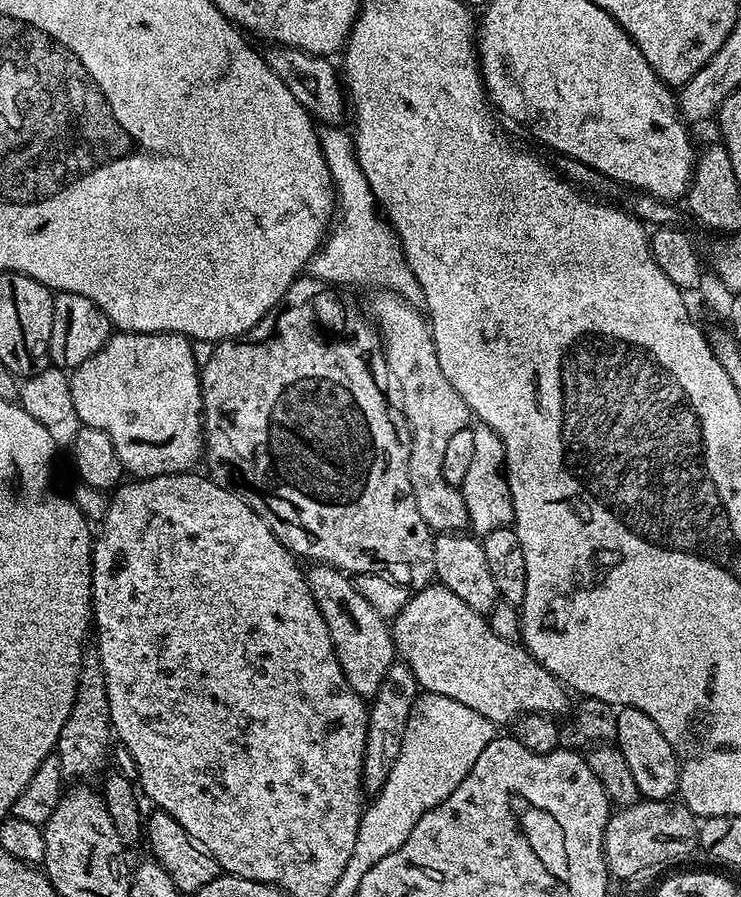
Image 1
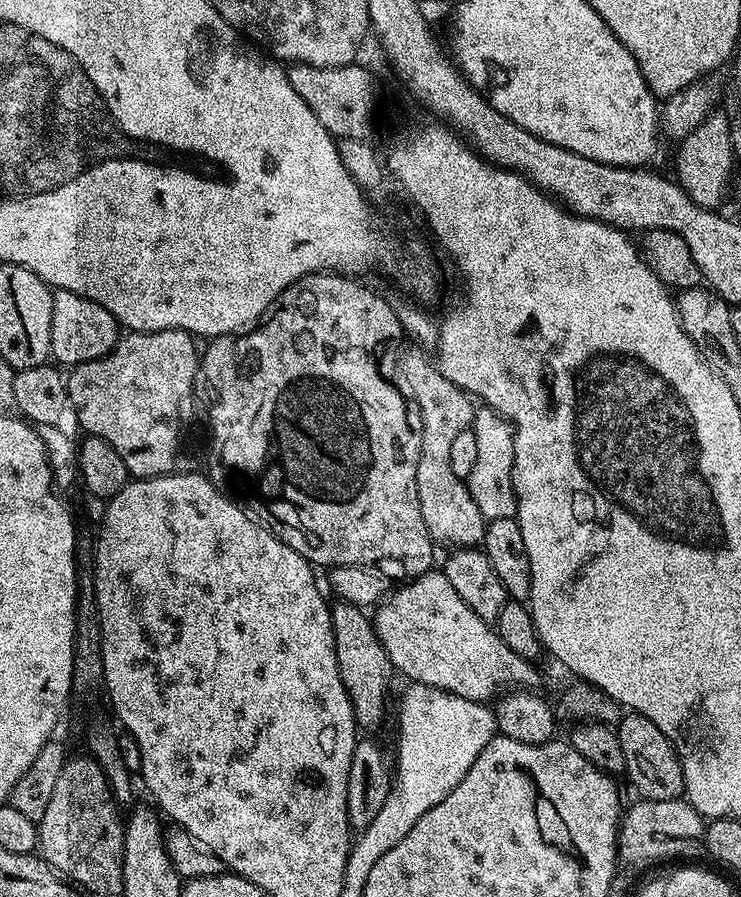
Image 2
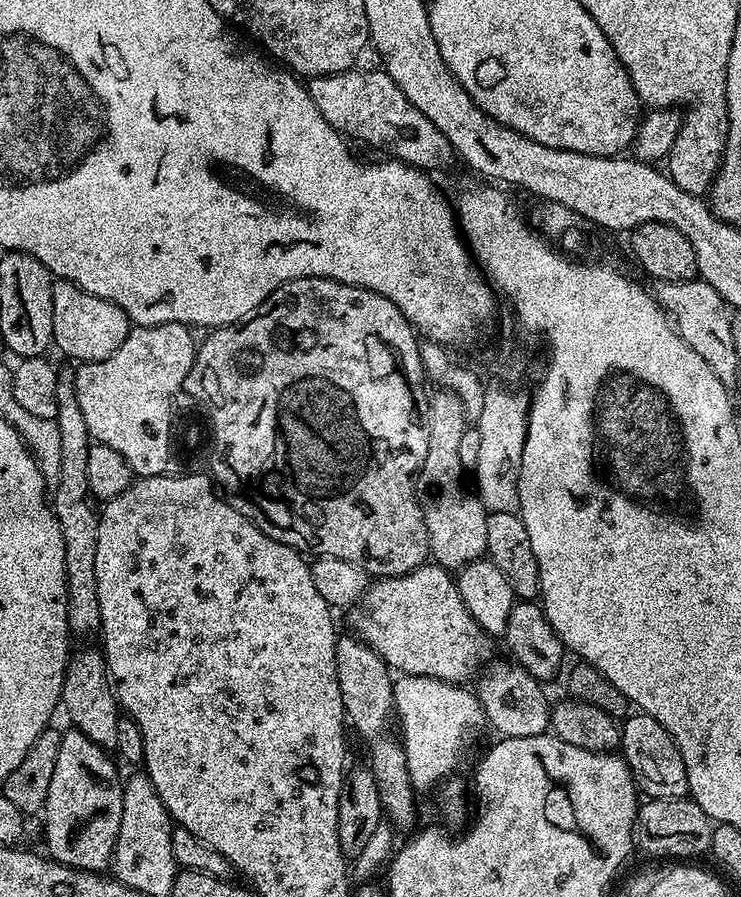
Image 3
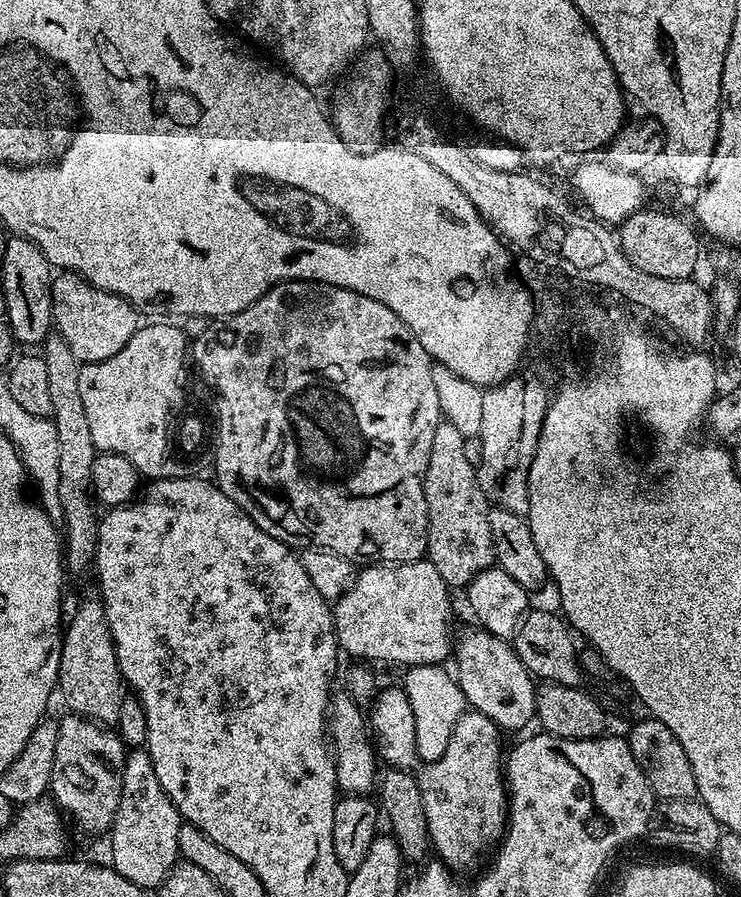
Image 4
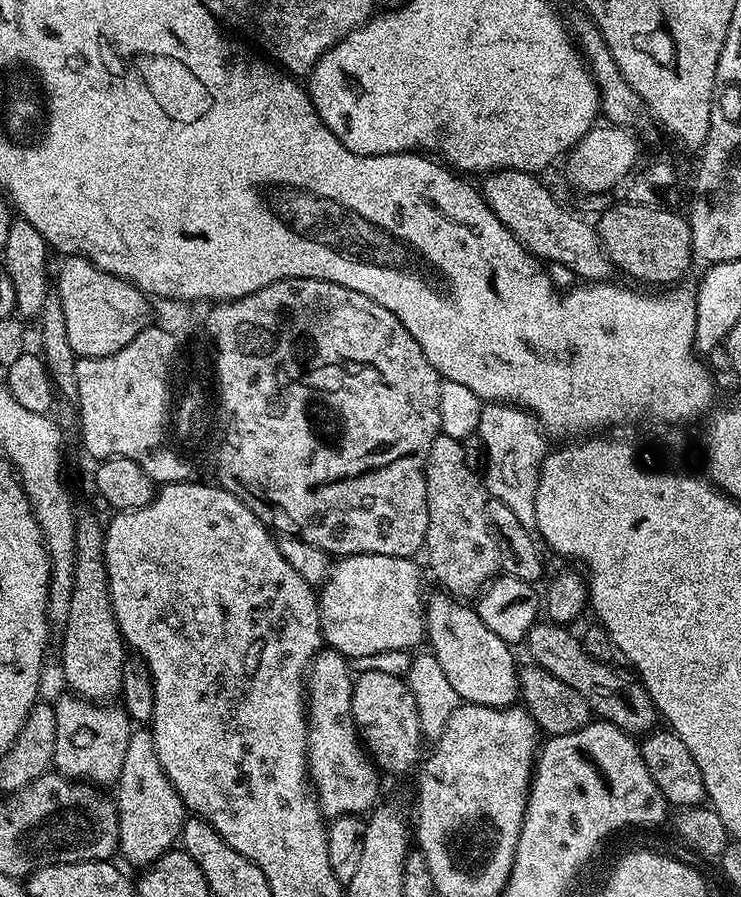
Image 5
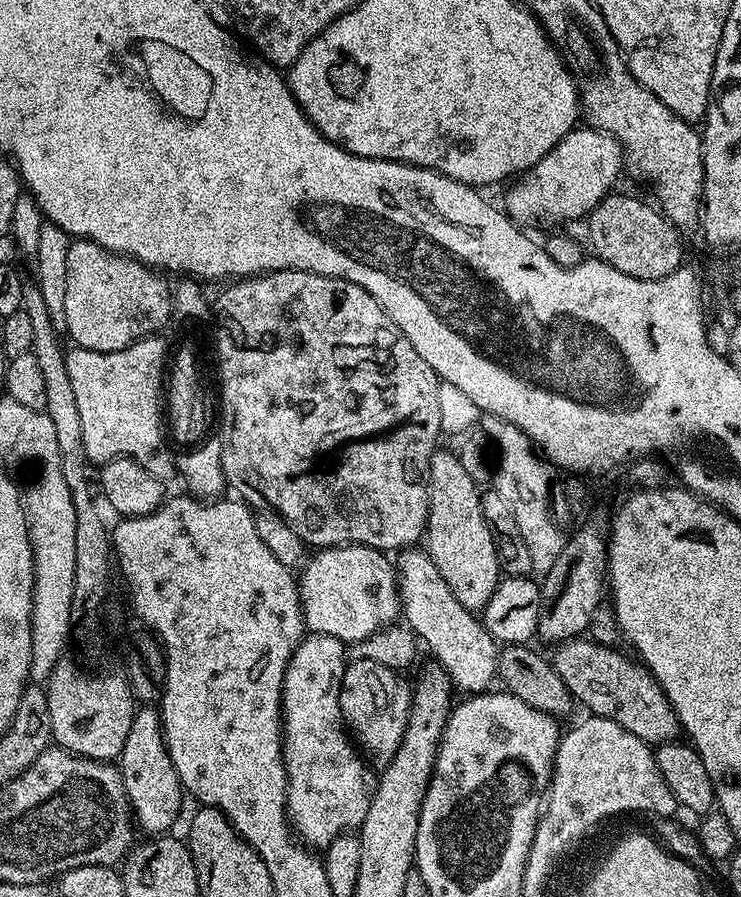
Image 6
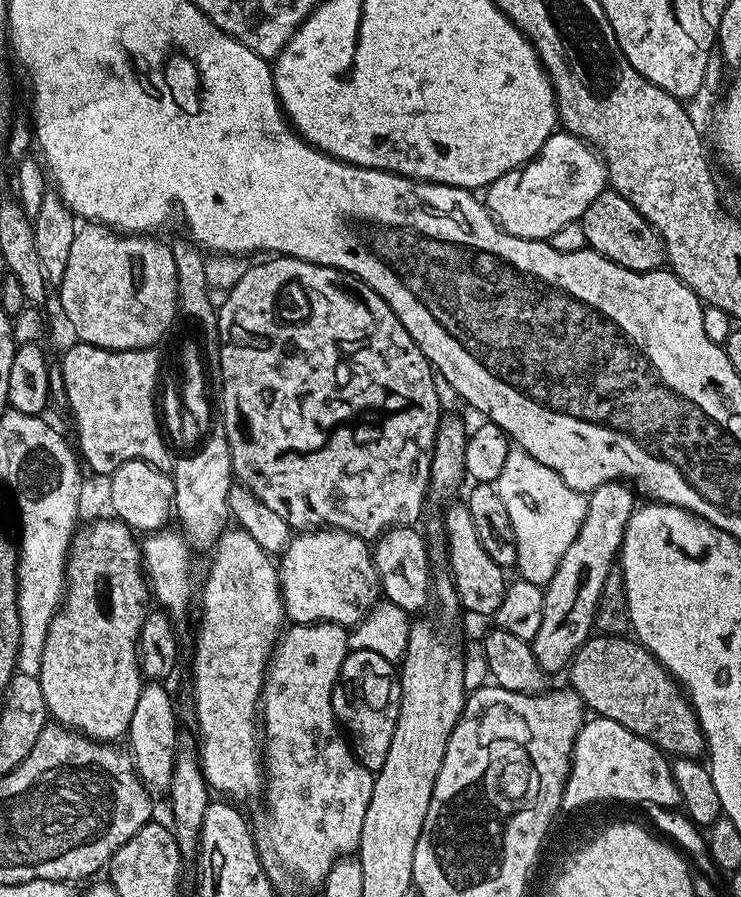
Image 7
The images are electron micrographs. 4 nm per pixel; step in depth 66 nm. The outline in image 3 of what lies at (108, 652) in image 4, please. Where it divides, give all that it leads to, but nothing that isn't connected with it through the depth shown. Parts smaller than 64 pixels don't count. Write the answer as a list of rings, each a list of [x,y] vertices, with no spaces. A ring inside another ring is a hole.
[[[84,648],[81,652],[73,651],[64,672],[63,711],[68,711],[72,719],[71,727],[77,732],[86,734],[90,742],[106,750],[115,750],[118,746],[118,718],[122,709],[116,702],[114,685],[108,674],[108,664],[103,651]]]

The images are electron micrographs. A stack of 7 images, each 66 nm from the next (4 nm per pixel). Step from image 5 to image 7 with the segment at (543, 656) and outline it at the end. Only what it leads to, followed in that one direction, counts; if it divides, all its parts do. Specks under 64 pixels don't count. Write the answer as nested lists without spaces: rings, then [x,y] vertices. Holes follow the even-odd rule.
[[[592,634],[572,657],[566,668],[567,674],[572,679],[571,691],[579,694],[584,699],[585,709],[591,710],[595,715],[605,716],[626,726],[626,730],[646,738],[669,757],[700,758],[705,755],[704,731],[679,680],[673,679],[667,669],[638,640],[627,635]]]

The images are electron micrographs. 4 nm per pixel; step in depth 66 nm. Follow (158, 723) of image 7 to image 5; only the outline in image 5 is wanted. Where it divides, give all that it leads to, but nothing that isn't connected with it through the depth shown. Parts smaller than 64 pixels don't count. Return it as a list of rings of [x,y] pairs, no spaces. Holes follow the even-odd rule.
[[[133,731],[126,746],[126,759],[122,761],[122,774],[114,788],[114,799],[120,835],[118,852],[136,870],[147,868],[179,841],[180,830],[186,819],[186,809],[178,790],[174,790],[170,778],[166,778],[162,762],[158,762],[158,750],[154,750],[151,731]]]

